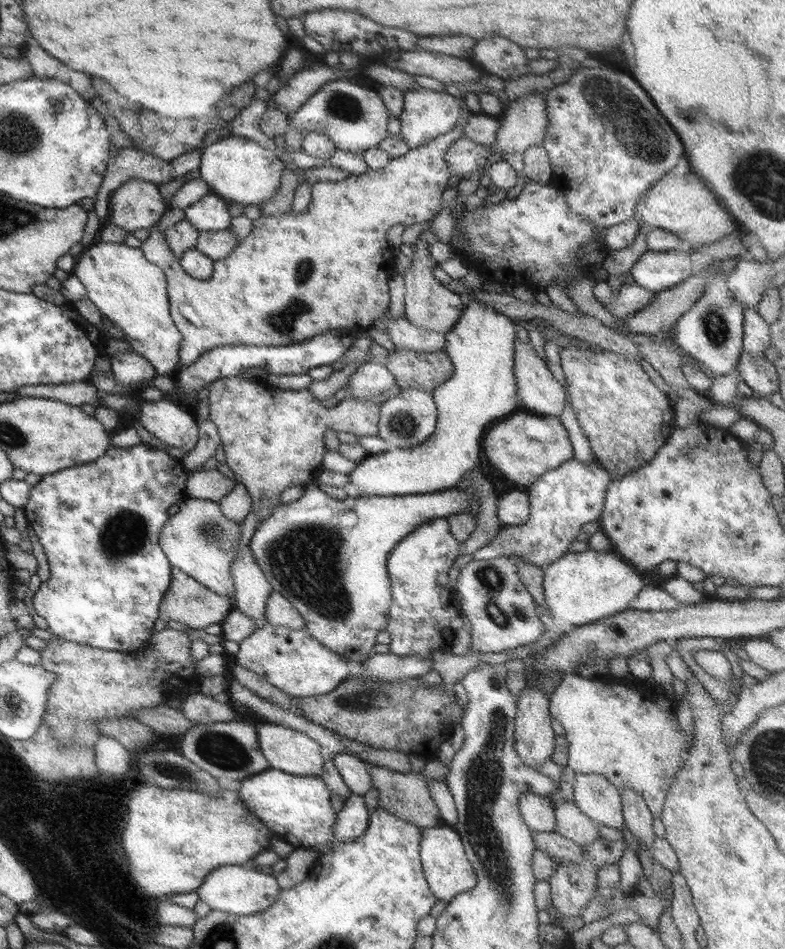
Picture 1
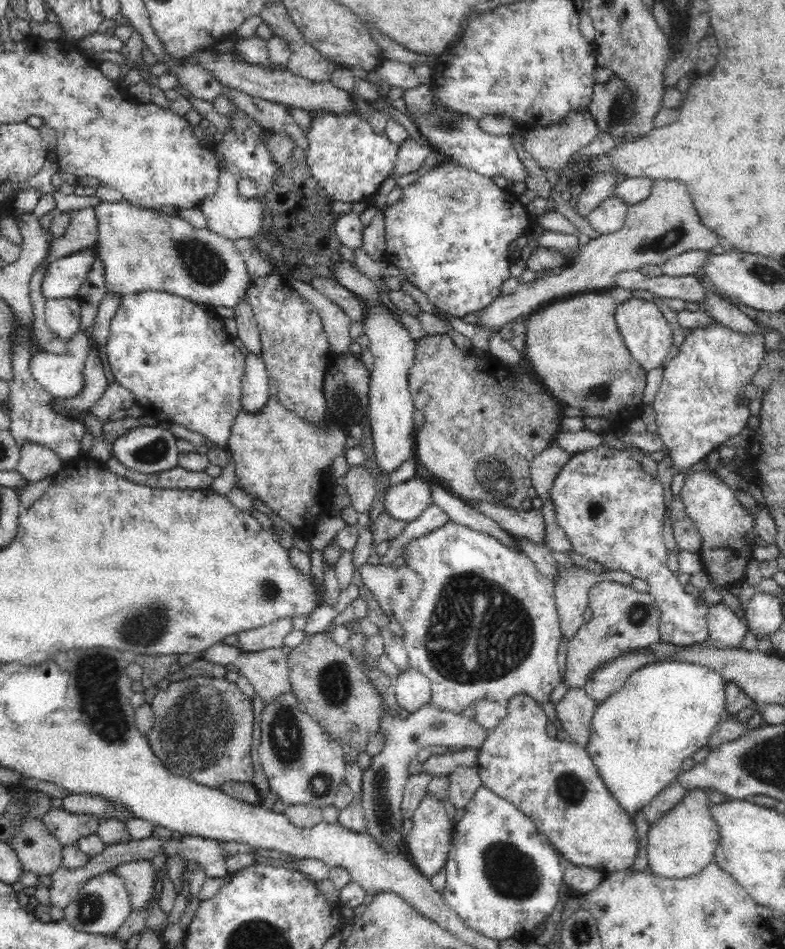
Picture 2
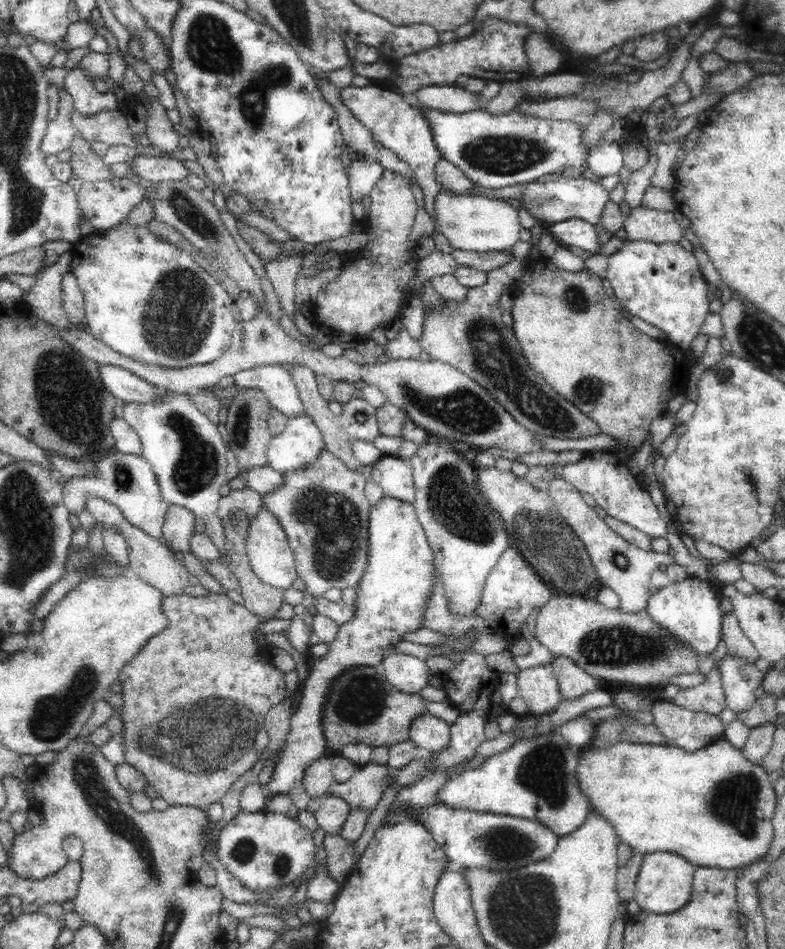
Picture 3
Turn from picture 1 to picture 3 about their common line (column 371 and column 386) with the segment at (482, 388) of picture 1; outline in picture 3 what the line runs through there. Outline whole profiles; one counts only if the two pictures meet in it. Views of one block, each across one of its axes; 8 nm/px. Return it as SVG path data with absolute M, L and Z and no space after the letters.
M384 455L372 465L370 478L385 496L412 504L415 487L411 470L407 459Z

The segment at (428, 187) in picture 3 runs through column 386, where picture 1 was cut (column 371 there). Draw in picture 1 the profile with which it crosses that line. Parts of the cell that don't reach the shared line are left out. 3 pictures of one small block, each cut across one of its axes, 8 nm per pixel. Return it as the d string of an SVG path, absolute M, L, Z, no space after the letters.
M345 79L321 86L317 92L314 92L304 103L301 103L301 106L285 113L285 118L288 125L293 126L295 132L299 132L302 136L308 132L320 132L329 138L334 144L334 148L365 156L368 155L370 149L377 148L378 144L388 136L385 125L389 115L381 97L373 89L361 88L361 86L350 84Z

